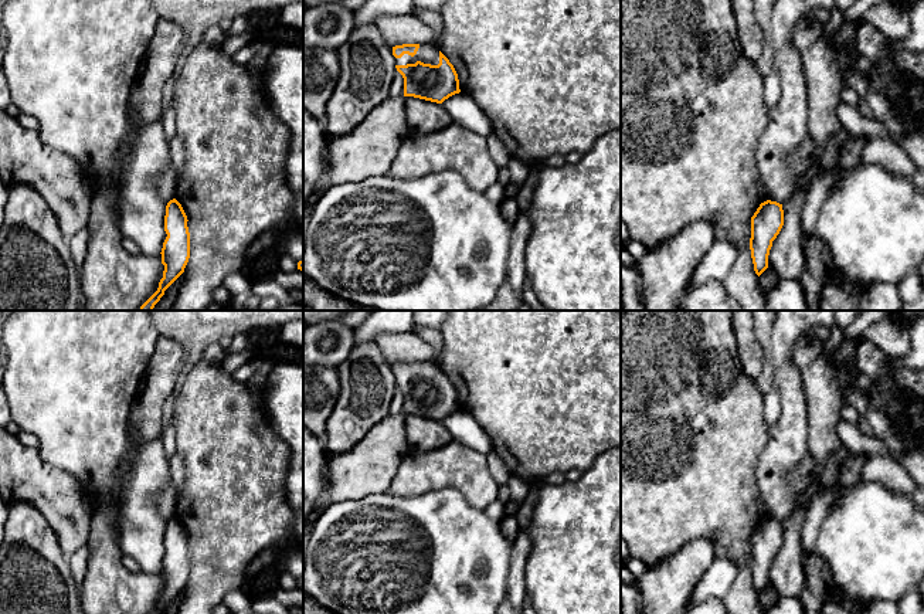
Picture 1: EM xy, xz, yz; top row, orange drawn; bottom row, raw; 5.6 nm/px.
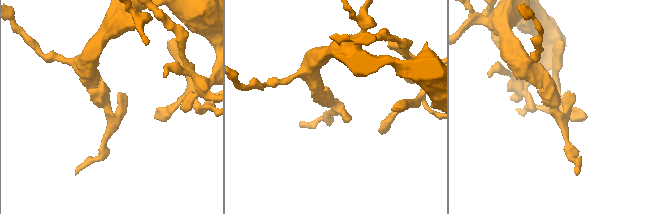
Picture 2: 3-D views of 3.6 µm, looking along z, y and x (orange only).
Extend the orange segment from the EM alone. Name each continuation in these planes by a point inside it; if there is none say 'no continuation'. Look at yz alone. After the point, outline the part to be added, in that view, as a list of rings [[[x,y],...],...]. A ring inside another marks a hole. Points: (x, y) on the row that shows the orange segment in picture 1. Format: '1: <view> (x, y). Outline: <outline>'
no continuation

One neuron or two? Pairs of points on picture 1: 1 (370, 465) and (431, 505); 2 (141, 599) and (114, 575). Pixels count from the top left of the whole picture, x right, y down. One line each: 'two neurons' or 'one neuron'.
1: two neurons
2: one neuron

